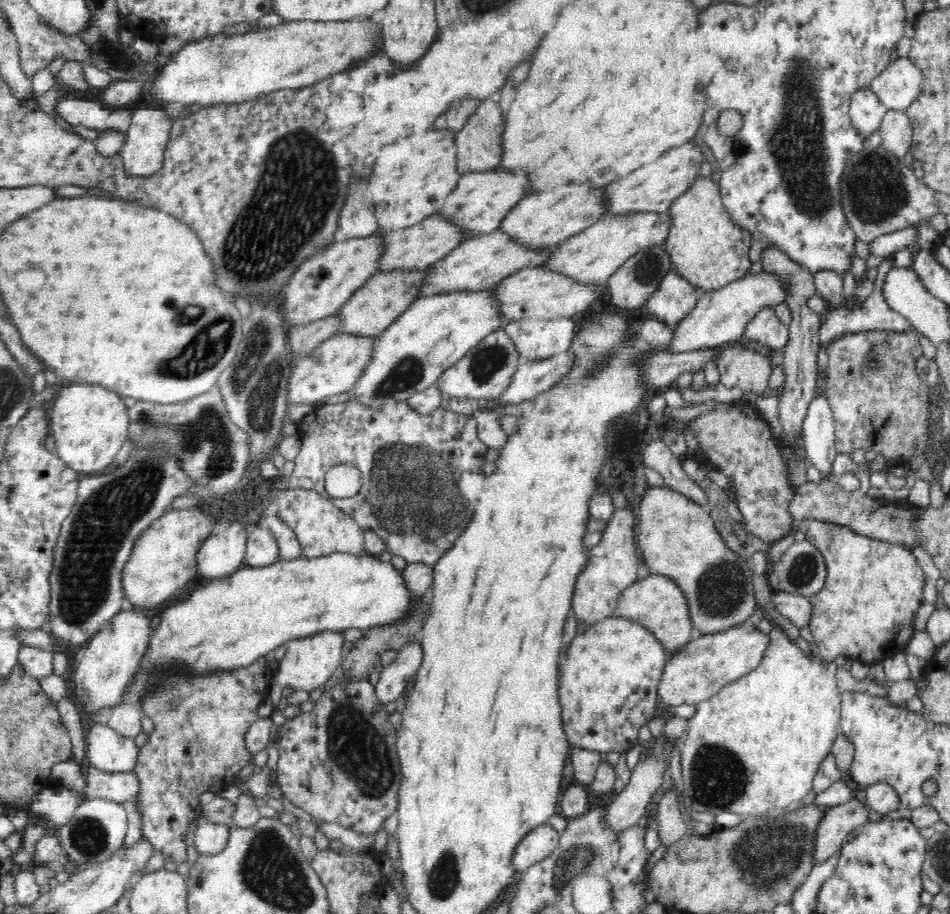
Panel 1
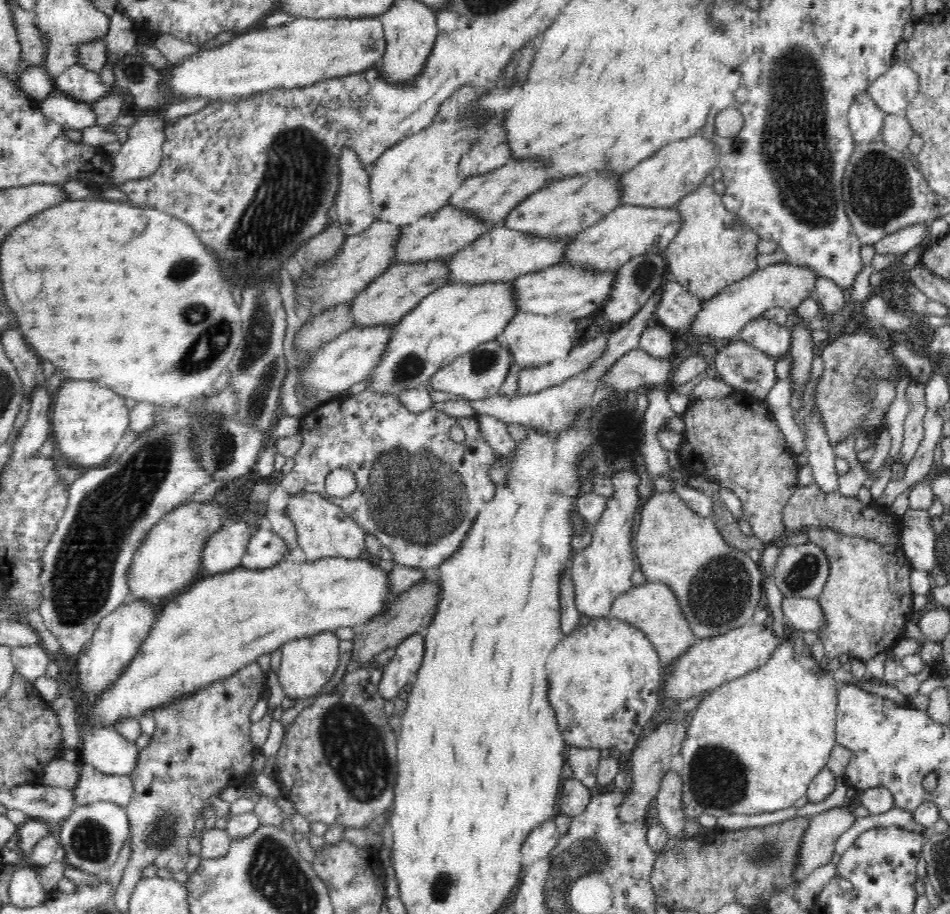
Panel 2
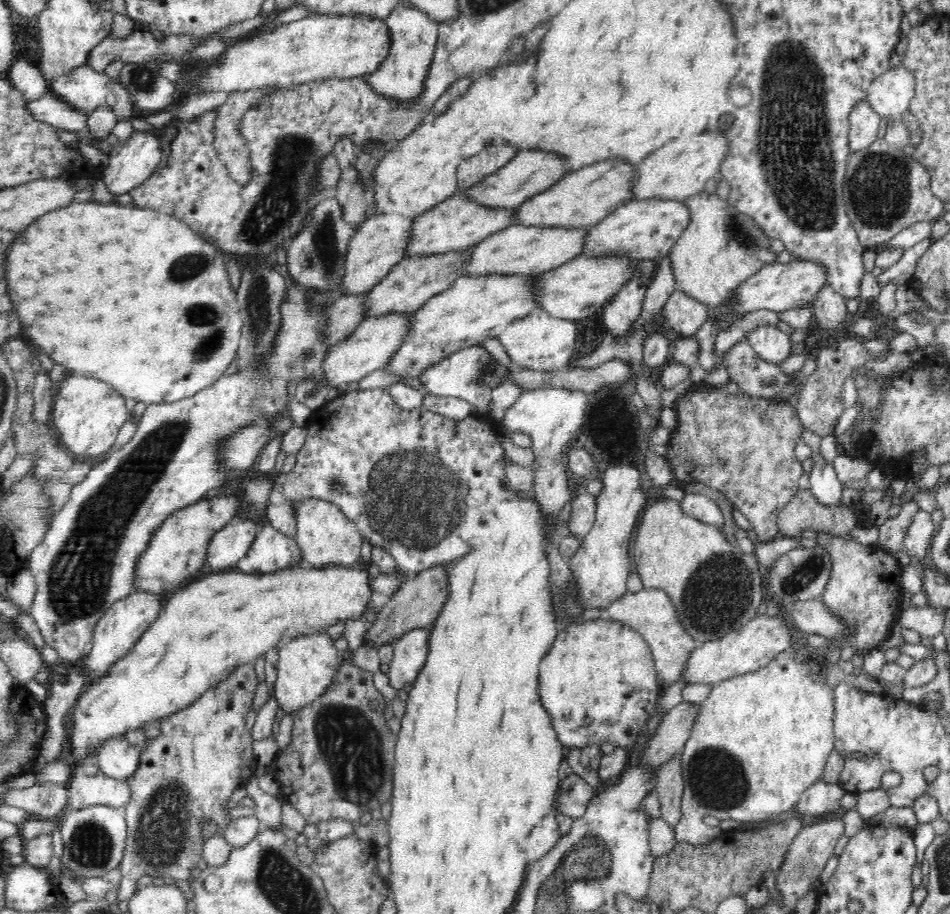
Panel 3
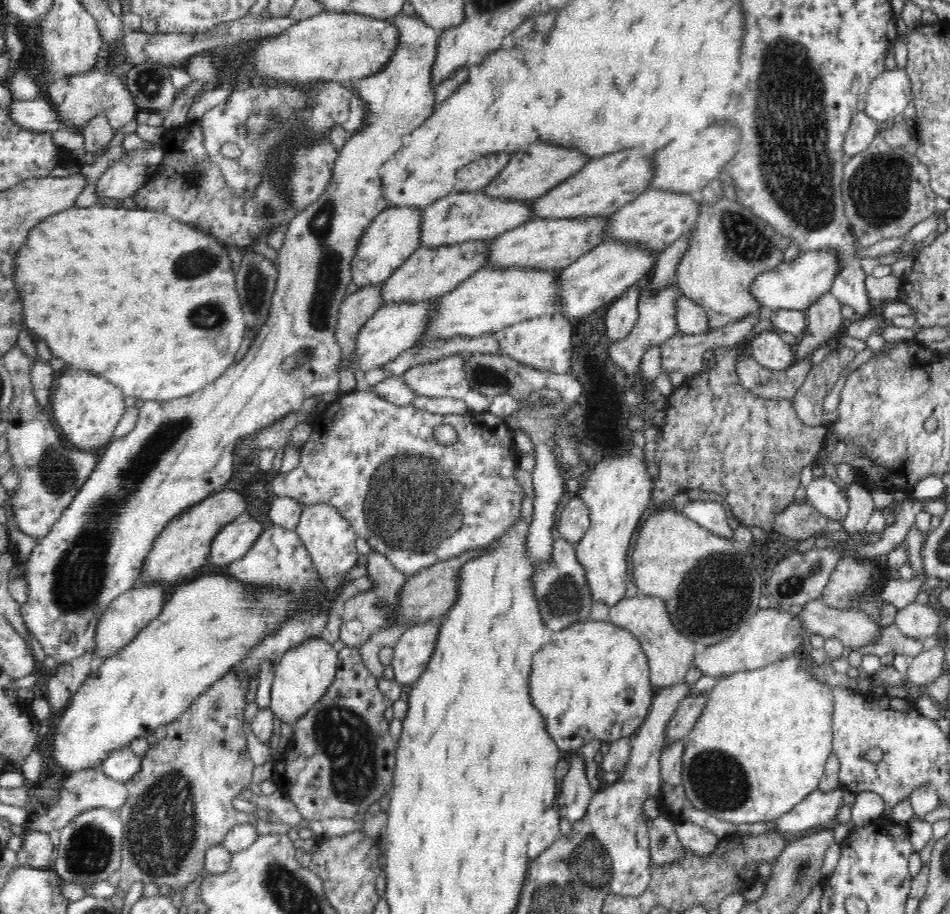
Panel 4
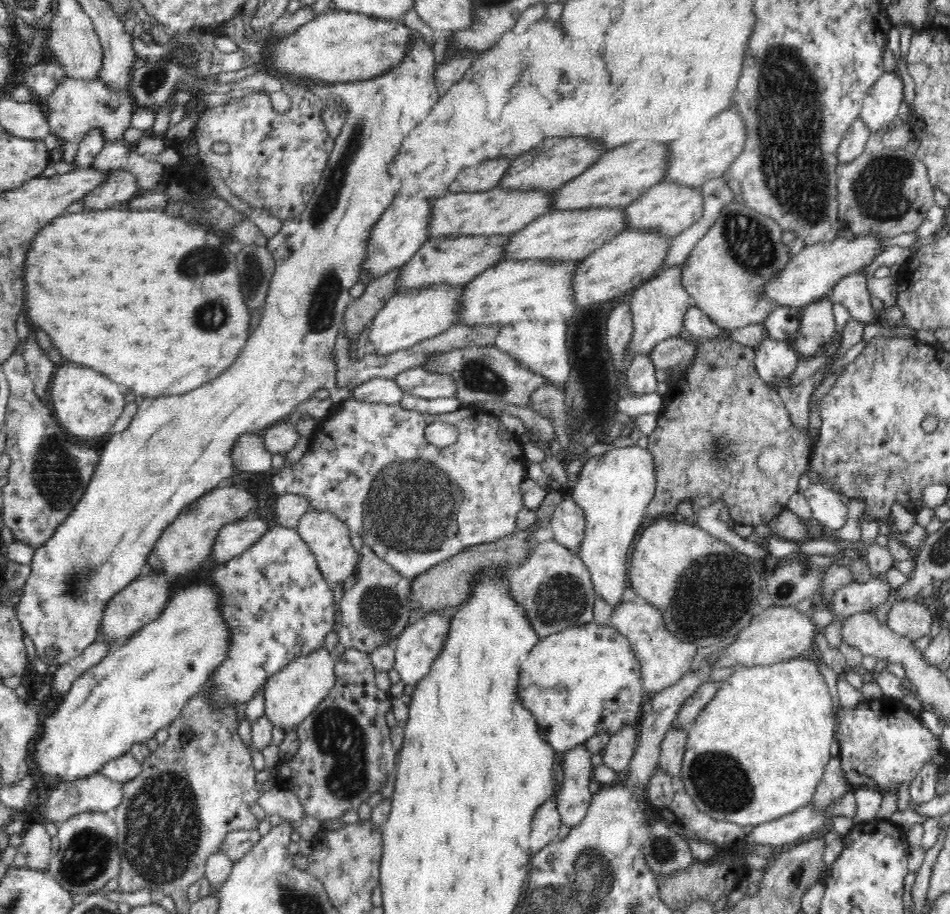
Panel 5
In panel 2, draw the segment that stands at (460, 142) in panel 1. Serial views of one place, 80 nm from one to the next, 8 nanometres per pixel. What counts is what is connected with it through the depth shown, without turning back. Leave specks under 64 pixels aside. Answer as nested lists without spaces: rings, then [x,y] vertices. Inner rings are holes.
[[[506,128],[481,131],[475,148],[464,154],[457,166],[461,181],[474,178],[504,166],[510,158],[510,142],[506,142]]]

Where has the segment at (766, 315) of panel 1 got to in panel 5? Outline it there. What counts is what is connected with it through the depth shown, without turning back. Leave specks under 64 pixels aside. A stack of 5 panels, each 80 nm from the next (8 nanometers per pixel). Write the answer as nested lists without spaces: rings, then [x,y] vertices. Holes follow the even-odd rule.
[[[764,337],[755,349],[755,369],[768,386],[786,382],[797,367],[799,354],[786,340]]]

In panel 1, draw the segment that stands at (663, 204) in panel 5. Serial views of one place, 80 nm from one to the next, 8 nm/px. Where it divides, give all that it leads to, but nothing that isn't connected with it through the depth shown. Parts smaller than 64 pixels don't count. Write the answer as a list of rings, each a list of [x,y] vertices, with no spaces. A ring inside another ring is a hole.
[[[669,211],[656,214],[655,212],[635,212],[628,214],[608,214],[604,218],[598,219],[592,226],[582,232],[567,238],[554,248],[552,258],[548,258],[546,268],[566,274],[568,278],[574,278],[576,282],[595,283],[596,286],[607,286],[608,280],[618,269],[620,269],[629,259],[640,254],[642,250],[648,250],[656,245],[664,245],[668,233],[672,226]]]

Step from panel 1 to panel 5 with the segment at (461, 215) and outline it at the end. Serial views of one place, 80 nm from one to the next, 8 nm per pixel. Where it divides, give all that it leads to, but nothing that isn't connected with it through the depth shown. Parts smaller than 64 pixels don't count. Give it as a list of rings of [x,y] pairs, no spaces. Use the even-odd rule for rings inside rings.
[[[576,136],[546,138],[540,146],[528,150],[526,154],[510,161],[511,166],[504,173],[504,178],[500,180],[498,188],[555,192],[565,183],[582,174],[590,165],[599,161],[606,151],[604,143],[600,143],[600,140],[596,139],[584,139]]]

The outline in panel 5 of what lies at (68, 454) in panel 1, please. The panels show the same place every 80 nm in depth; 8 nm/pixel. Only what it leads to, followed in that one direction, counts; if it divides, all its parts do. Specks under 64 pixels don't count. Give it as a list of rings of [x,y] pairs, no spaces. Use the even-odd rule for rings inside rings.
[[[64,360],[63,365],[54,372],[50,386],[50,398],[54,404],[52,415],[73,440],[100,447],[100,438],[110,432],[124,410],[125,395],[125,390],[105,374]]]

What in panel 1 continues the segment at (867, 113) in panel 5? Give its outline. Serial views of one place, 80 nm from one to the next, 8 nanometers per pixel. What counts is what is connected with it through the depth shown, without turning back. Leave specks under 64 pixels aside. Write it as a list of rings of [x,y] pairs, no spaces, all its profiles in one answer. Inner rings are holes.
[[[892,57],[890,64],[868,87],[886,110],[905,111],[921,91],[924,75],[909,57]]]

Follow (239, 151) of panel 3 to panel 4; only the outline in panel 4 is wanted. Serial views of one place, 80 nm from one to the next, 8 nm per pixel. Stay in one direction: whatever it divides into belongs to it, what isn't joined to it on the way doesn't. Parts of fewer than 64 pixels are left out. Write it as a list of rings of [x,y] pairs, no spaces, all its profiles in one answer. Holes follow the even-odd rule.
[[[269,83],[249,86],[248,89],[233,93],[229,100],[224,104],[214,106],[203,114],[200,121],[202,137],[206,155],[217,168],[220,168],[224,175],[225,182],[233,189],[234,194],[238,194],[244,200],[254,199],[257,191],[268,181],[284,195],[289,208],[293,212],[303,211],[308,205],[311,205],[321,195],[324,195],[325,188],[332,178],[332,166],[334,160],[338,158],[338,153],[334,145],[329,140],[324,131],[316,131],[309,126],[308,115],[314,108],[310,94],[304,86],[287,84],[285,87],[279,85],[270,85]],[[251,118],[261,118],[262,128],[251,128]],[[224,144],[234,144],[240,154],[234,158],[226,158],[222,154]]]

